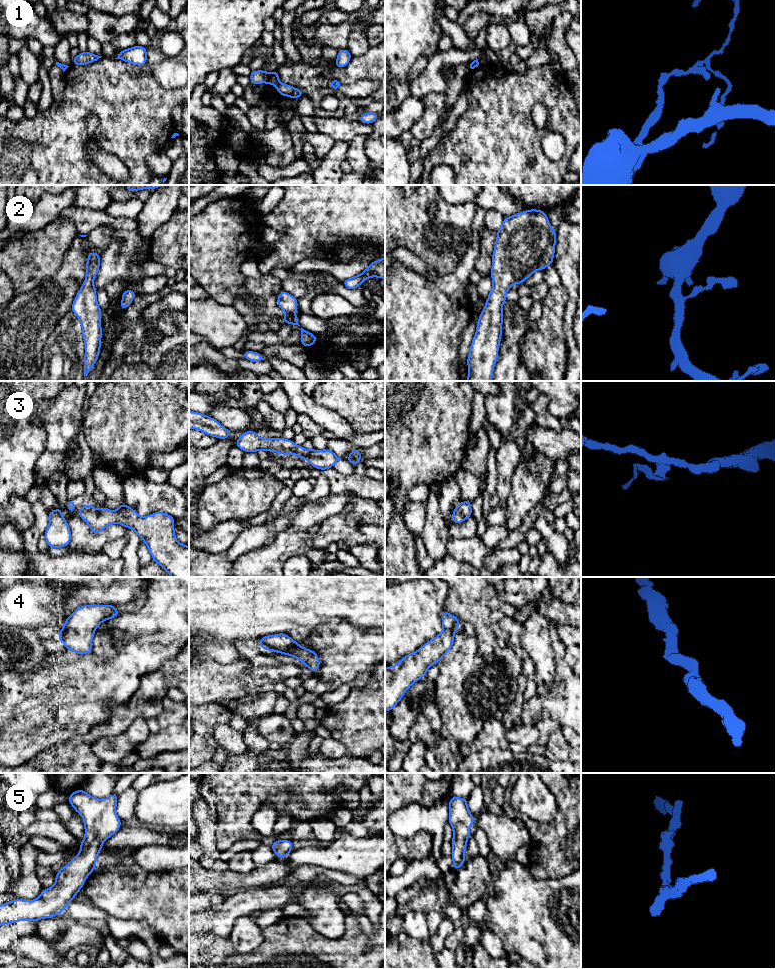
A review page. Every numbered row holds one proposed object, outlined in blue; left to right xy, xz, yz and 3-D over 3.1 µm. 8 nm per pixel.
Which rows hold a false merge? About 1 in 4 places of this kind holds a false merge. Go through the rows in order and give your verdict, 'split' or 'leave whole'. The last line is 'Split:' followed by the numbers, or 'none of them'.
1: split
2: leave whole
3: leave whole
4: leave whole
5: leave whole
Split: 1

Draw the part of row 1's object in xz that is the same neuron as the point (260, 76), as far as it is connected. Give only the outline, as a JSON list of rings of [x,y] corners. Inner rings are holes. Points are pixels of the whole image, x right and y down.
[[[258,70],[258,71],[251,71],[250,73],[250,80],[253,85],[260,83],[268,83],[268,79],[269,79],[269,72]]]

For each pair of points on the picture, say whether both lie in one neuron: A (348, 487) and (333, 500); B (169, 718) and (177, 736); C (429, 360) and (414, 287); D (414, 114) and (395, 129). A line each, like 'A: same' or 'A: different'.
A: different
B: different
C: same
D: same

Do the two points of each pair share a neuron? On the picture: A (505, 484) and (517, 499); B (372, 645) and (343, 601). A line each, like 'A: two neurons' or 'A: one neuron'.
A: two neurons
B: two neurons

